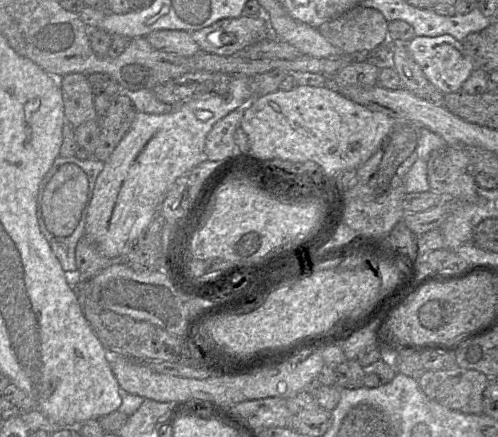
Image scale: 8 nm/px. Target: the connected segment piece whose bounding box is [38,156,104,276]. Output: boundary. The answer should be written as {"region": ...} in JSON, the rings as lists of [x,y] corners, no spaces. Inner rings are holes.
{"region":[[[58,156],[40,185],[38,223],[40,230],[63,270],[70,276],[77,275],[75,250],[84,237],[84,228],[96,179],[104,162],[90,157],[80,160],[75,156]]]}

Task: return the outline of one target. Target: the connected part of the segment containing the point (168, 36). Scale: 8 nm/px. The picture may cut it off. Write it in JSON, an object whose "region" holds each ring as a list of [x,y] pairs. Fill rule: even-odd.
{"region":[[[156,30],[146,36],[147,41],[157,50],[191,57],[200,51],[191,33],[183,30]]]}

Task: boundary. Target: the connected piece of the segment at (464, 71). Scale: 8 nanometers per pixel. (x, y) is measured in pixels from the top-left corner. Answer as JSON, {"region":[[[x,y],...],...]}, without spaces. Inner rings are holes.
{"region":[[[450,35],[414,36],[405,45],[408,53],[420,66],[430,84],[442,94],[460,91],[463,83],[474,70],[473,63],[466,54],[462,43]]]}

